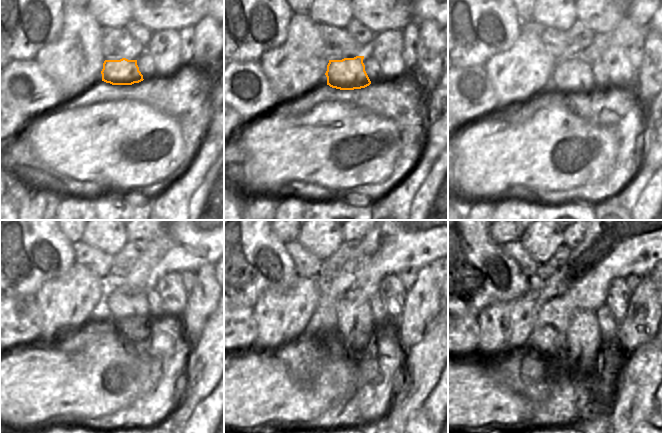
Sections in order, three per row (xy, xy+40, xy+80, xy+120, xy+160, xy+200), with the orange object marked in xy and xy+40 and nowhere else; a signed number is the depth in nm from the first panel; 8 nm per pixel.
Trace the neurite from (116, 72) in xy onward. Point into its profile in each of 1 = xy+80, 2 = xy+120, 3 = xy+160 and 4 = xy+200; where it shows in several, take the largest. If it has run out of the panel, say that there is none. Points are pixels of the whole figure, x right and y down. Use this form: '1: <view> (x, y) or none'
1: xy+80 (573, 76)
2: xy+120 (129, 308)
3: xy+160 (355, 321)
4: xy+200 (583, 344)

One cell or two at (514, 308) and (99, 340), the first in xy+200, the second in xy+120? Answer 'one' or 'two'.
two

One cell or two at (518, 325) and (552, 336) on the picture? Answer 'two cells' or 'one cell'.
two cells

